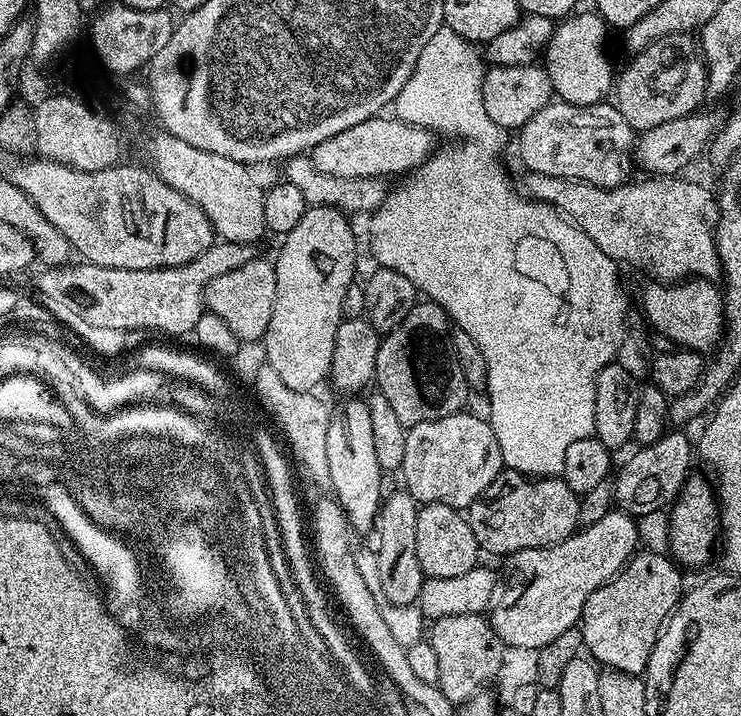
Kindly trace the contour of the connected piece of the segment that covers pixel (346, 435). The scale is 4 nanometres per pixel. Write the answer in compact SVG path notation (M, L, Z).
M348 398L340 409L335 409L330 418L330 428L326 430L326 462L328 463L327 483L332 484L336 491L334 500L344 512L349 525L360 532L373 527L382 503L382 491L380 492L380 479L382 473L378 466L378 458L374 455L374 429L370 426L370 410L368 401L364 398Z

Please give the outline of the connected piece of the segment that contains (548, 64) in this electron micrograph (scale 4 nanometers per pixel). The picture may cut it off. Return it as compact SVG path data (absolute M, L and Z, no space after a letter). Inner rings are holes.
M587 11L569 14L553 27L548 49L544 51L542 57L542 67L550 78L555 99L574 106L590 106L607 101L614 88L614 68L612 72L612 60L608 57L609 25L605 24L595 11Z

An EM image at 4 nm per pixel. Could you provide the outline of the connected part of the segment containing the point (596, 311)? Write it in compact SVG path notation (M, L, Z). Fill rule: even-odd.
M441 27L438 34L434 34L434 38L430 38L430 42L426 42L426 50L422 50L422 54L418 54L418 62L414 66L414 70L410 74L410 78L406 82L406 86L402 86L402 90L397 94L394 101L394 112L399 119L404 120L408 124L413 124L419 128L428 128L434 134L440 132L444 136L457 136L458 139L464 140L461 144L452 144L449 148L444 148L433 151L428 159L415 169L396 189L389 191L385 195L384 201L381 202L379 208L371 213L370 220L372 225L368 228L368 240L372 243L372 256L377 261L375 262L382 268L396 268L398 274L406 274L406 278L410 278L410 282L414 282L417 293L421 297L429 300L434 300L436 303L442 305L445 312L448 313L448 319L453 325L462 330L466 330L466 334L470 334L470 338L474 338L474 342L478 342L478 350L482 350L482 358L486 358L486 370L488 371L488 383L486 385L486 393L488 392L488 412L486 411L486 419L491 424L494 430L494 438L498 438L498 446L502 450L502 458L504 459L504 468L513 472L522 472L526 476L533 478L556 478L562 473L562 462L566 458L566 450L570 446L570 442L578 442L578 438L586 438L593 435L596 431L594 426L594 398L596 397L596 375L603 370L606 365L613 363L617 359L617 352L620 344L623 342L624 336L624 316L630 307L629 301L624 301L624 292L620 289L620 272L618 269L617 261L612 260L606 254L602 254L602 250L598 250L598 246L594 246L594 242L590 242L590 238L586 238L586 234L582 234L582 230L577 228L567 216L556 211L551 204L541 204L540 201L529 198L527 195L518 193L512 189L512 184L508 181L508 176L504 173L504 164L499 160L499 156L504 152L504 136L506 136L505 129L498 127L494 122L494 118L490 118L490 114L486 114L486 106L482 106L482 80L486 71L485 61L482 59L482 52L473 41L462 38L458 34L454 34L449 28Z

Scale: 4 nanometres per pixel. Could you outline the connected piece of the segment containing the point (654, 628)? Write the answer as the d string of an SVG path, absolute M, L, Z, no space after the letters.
M637 551L610 583L586 598L578 627L587 655L597 665L631 676L640 676L648 665L657 638L686 591L676 561L664 556L660 552Z

